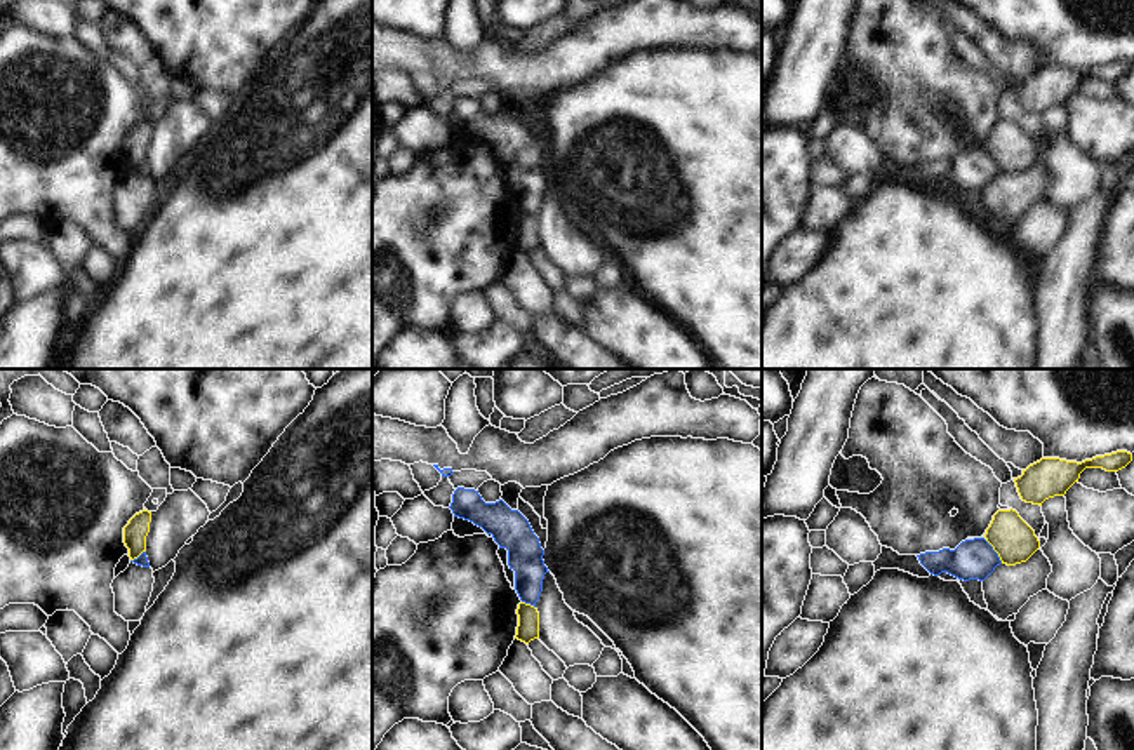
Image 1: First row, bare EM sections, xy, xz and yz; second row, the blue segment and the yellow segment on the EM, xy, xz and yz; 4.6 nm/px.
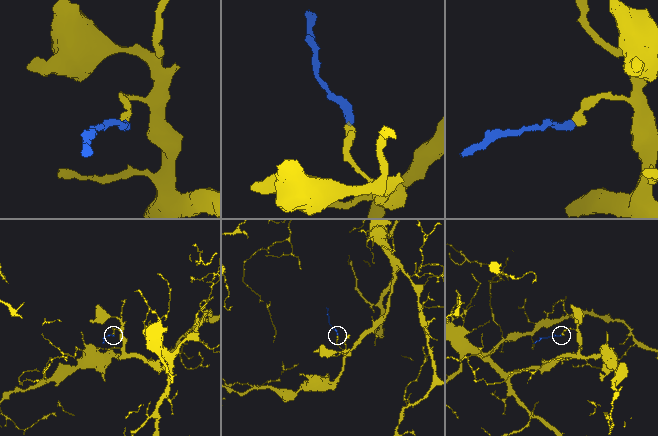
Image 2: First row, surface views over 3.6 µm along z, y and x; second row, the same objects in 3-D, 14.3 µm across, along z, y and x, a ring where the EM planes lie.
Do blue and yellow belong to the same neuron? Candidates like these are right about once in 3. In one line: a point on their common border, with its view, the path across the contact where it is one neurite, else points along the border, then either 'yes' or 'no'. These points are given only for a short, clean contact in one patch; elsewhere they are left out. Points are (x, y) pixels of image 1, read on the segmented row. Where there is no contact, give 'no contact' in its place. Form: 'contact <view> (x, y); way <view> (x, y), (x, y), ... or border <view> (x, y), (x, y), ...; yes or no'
contact yz (995, 552); border yz (985, 540), (1002, 562); no

